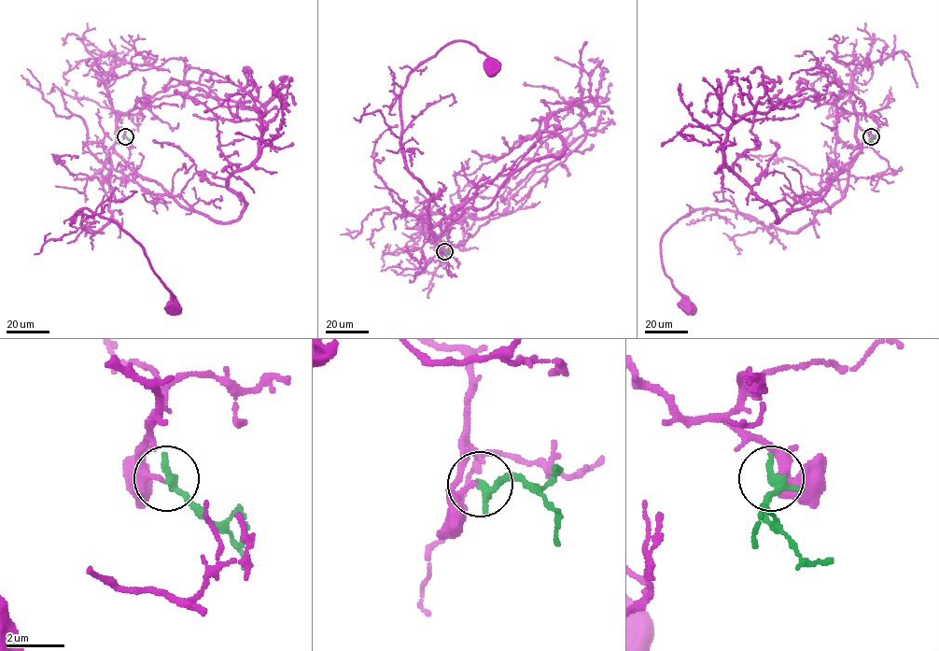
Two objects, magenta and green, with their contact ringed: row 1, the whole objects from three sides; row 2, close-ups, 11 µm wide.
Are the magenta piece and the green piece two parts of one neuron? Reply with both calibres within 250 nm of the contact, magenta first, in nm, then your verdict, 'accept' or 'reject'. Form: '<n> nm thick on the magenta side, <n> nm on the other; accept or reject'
180 nm thick on the magenta side, 380 nm on the other; accept

